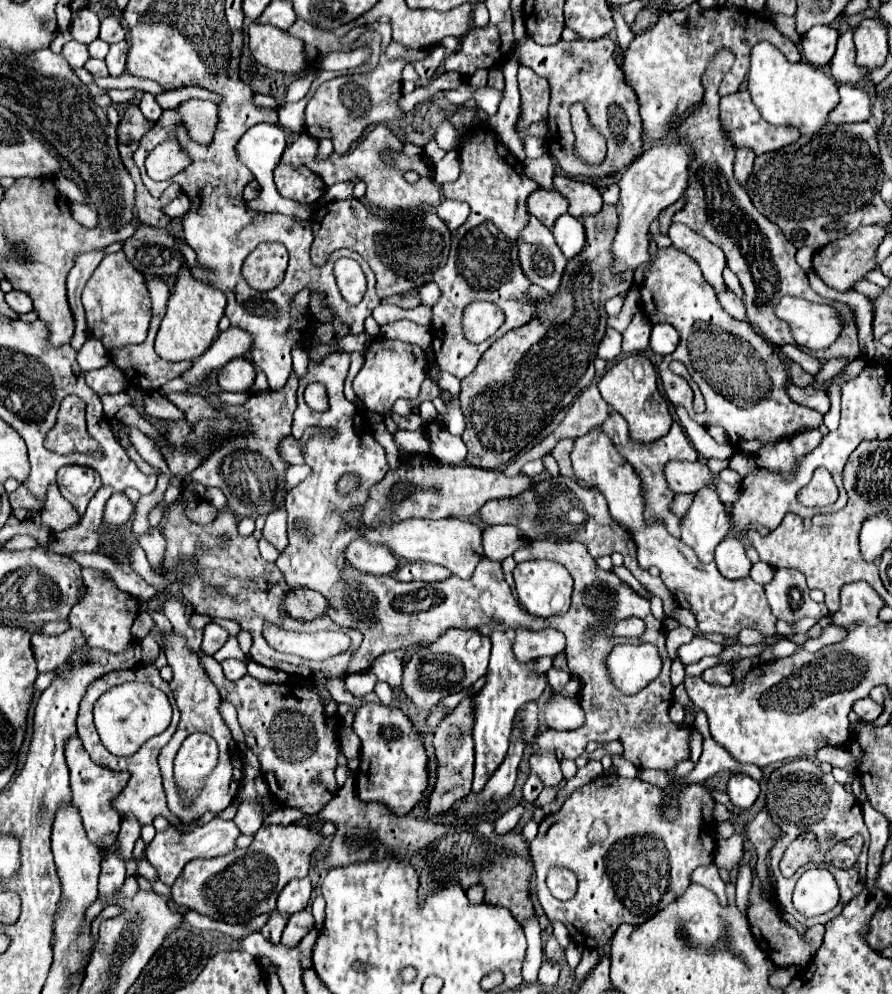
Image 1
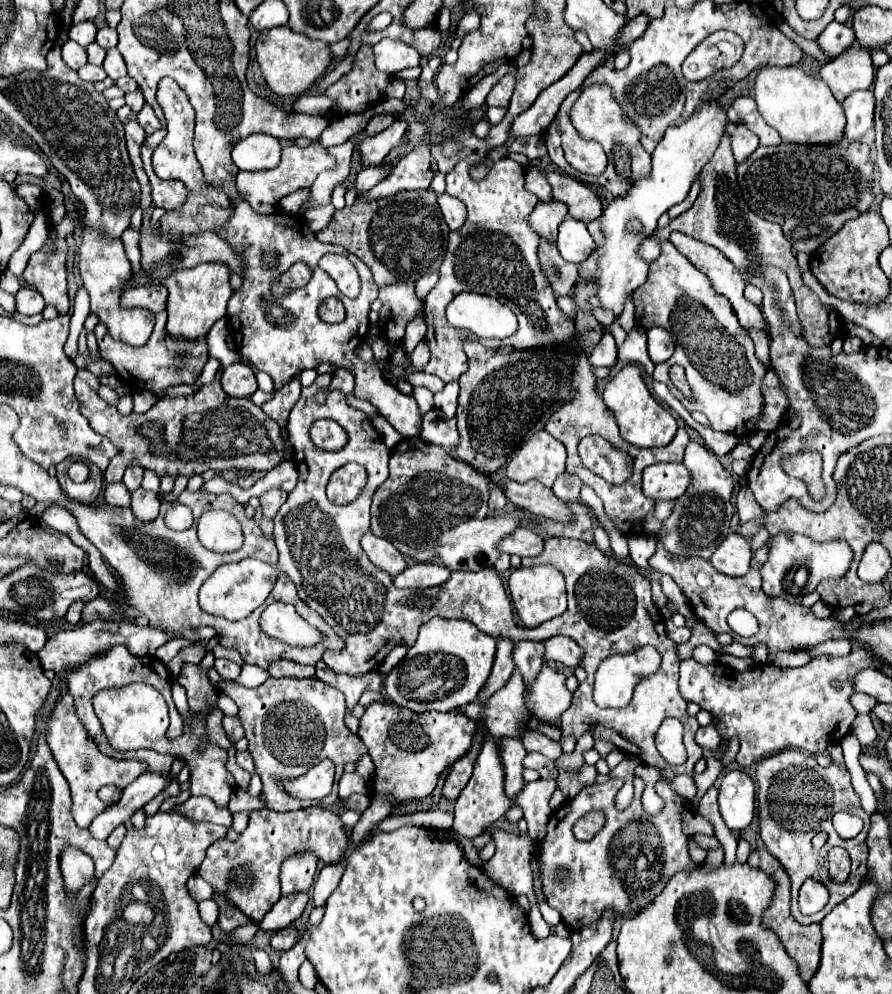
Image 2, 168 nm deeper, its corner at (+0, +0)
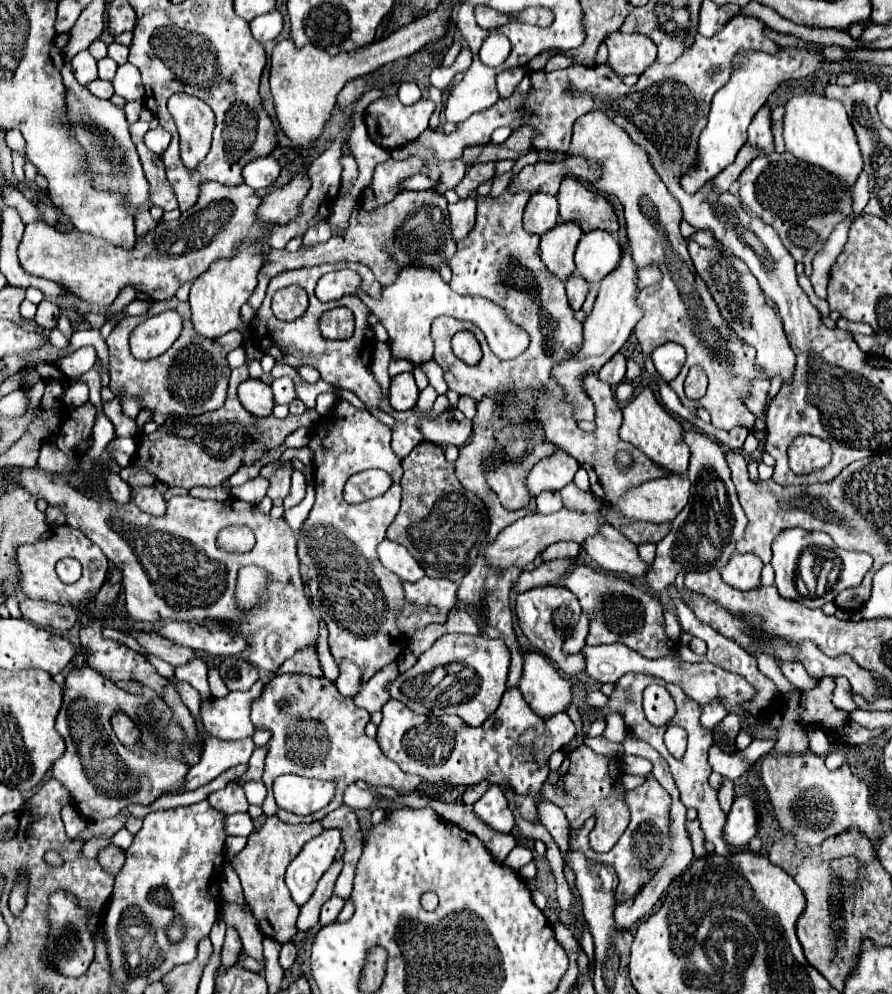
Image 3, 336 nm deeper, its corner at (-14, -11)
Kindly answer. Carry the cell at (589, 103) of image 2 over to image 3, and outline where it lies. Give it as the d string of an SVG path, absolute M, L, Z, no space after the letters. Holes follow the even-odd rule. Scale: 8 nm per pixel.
M590 111L574 123L572 145L566 155L578 155L584 157L590 165L602 167L602 175L600 179L592 181L592 187L614 195L624 205L628 239L632 243L636 265L646 267L656 261L662 269L662 281L642 289L638 295L644 317L638 321L634 333L642 345L642 351L650 354L666 342L680 343L686 349L686 365L684 371L674 381L670 381L670 387L678 393L682 405L688 409L704 407L712 415L712 423L718 429L730 431L734 427L746 427L752 431L756 417L748 411L744 399L752 379L762 377L762 371L754 367L756 351L754 347L742 343L738 335L734 335L734 329L726 323L726 319L722 319L706 283L702 283L702 277L694 271L686 249L688 243L680 235L682 209L654 171L646 151L642 151L642 147L638 147L626 135L626 131L622 131L622 127L618 127L604 111ZM692 365L704 367L710 381L706 395L698 401L688 401L682 391L686 373Z

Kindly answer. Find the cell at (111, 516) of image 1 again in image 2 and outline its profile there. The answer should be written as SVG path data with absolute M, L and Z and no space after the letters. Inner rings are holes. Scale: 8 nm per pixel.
M110 482L104 488L104 500L112 506L130 506L130 492L124 482Z

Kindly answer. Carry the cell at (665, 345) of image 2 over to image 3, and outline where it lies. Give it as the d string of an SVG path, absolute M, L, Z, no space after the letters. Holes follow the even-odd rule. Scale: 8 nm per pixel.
M664 343L660 345L658 349L652 351L652 361L654 361L654 367L656 371L666 379L666 381L672 381L682 365L684 365L684 349L678 345L678 343Z

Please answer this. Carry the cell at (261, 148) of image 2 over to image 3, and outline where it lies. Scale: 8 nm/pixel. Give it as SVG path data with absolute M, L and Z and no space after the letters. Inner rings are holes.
M268 155L248 163L242 171L242 177L244 177L244 183L250 185L252 189L264 189L276 181L280 171L282 171L282 165L278 163L278 159Z

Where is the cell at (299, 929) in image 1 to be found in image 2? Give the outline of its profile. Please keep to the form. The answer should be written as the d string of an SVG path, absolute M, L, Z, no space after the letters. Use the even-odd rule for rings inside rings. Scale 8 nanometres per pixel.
M294 926L276 930L276 932L272 934L272 938L270 938L270 946L272 946L274 950L280 950L280 952L292 948L294 944L296 944L296 930L294 930Z

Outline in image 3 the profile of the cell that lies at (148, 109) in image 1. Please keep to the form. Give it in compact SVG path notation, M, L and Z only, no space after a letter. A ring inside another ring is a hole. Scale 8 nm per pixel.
M156 127L156 129L150 129L146 135L144 135L144 143L154 151L154 153L164 153L166 151L166 147L170 145L170 139L172 139L172 135L164 129L164 127Z

